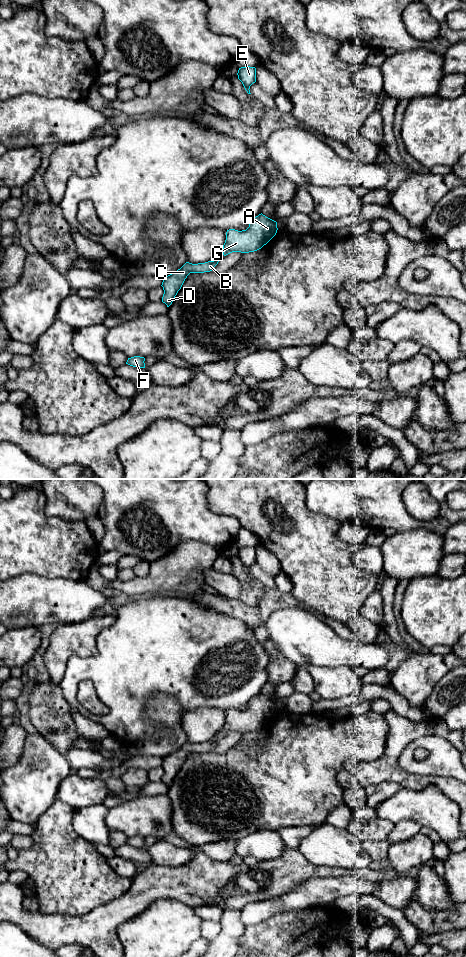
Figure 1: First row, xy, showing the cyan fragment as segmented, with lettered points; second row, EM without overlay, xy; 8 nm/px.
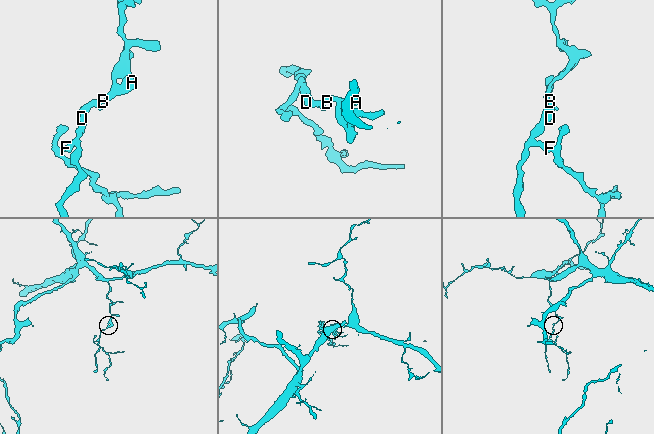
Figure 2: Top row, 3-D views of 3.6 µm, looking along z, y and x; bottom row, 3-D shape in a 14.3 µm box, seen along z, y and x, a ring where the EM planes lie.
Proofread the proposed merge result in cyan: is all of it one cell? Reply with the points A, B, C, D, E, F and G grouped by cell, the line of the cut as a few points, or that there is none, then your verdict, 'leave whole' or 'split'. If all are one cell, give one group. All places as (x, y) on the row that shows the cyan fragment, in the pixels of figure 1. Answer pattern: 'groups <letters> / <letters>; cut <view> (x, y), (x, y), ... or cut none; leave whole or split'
groups A B C D E F G; cut none; leave whole

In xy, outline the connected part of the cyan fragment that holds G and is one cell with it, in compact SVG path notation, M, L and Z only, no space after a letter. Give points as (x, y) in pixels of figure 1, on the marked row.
M261 213L250 221L246 230L227 230L223 255L257 251L276 235L277 230L277 222Z

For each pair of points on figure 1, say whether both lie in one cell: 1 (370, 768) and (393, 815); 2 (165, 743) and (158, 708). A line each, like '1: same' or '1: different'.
1: different
2: same

